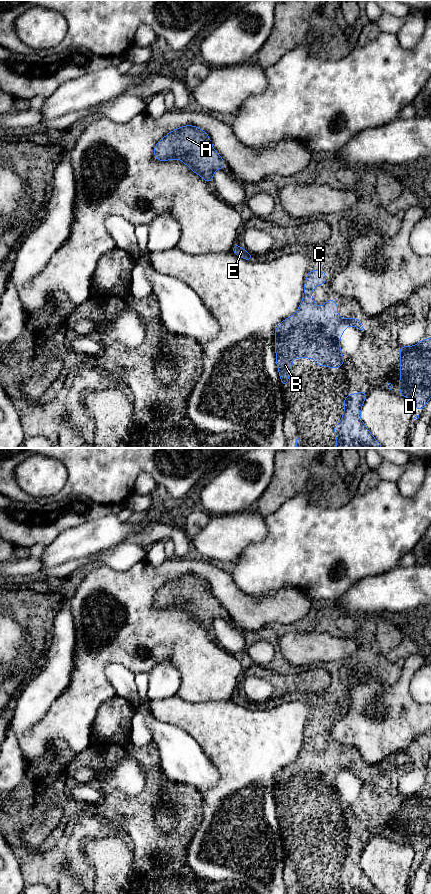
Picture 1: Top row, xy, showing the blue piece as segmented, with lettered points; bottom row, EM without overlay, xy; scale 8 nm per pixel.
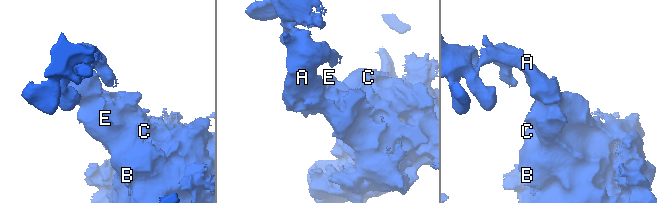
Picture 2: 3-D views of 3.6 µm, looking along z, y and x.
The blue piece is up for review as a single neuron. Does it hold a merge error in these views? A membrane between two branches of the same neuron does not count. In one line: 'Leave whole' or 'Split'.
Leave whole

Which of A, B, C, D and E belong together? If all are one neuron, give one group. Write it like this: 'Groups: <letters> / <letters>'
Groups: A B C D E

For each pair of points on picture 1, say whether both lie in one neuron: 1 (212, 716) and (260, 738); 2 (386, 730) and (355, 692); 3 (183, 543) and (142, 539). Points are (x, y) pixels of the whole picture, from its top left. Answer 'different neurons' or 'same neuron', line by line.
1: same neuron
2: same neuron
3: same neuron

